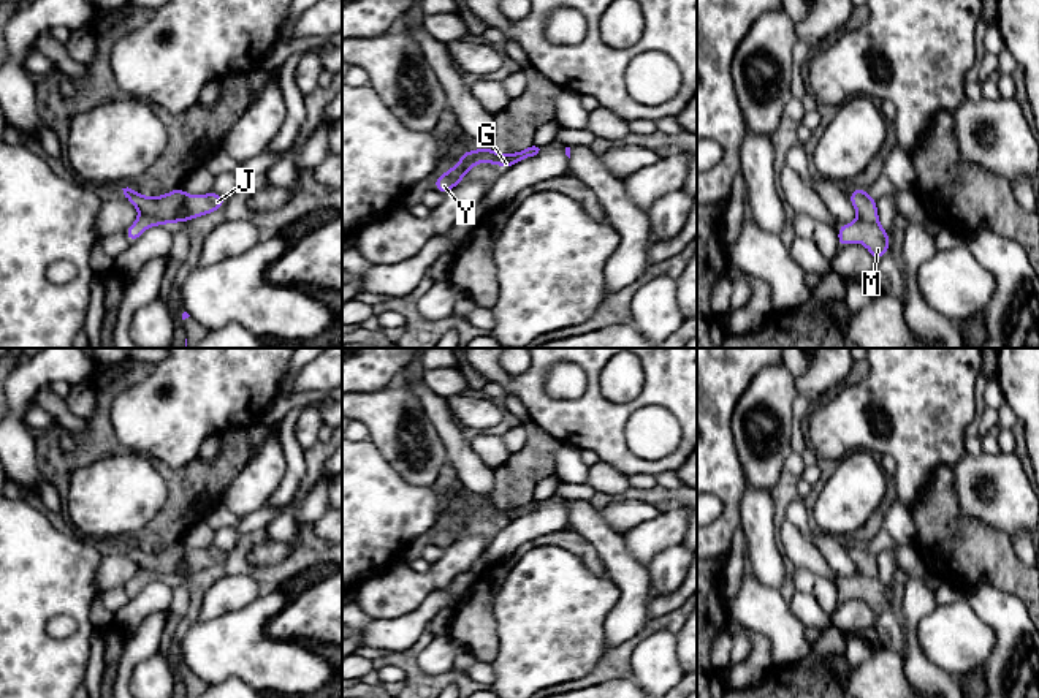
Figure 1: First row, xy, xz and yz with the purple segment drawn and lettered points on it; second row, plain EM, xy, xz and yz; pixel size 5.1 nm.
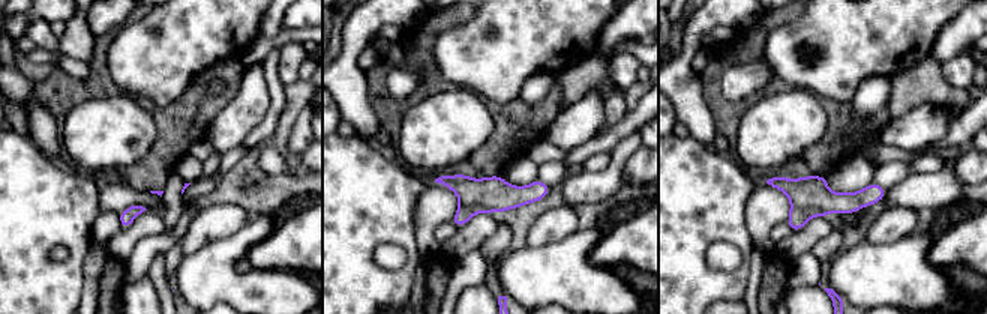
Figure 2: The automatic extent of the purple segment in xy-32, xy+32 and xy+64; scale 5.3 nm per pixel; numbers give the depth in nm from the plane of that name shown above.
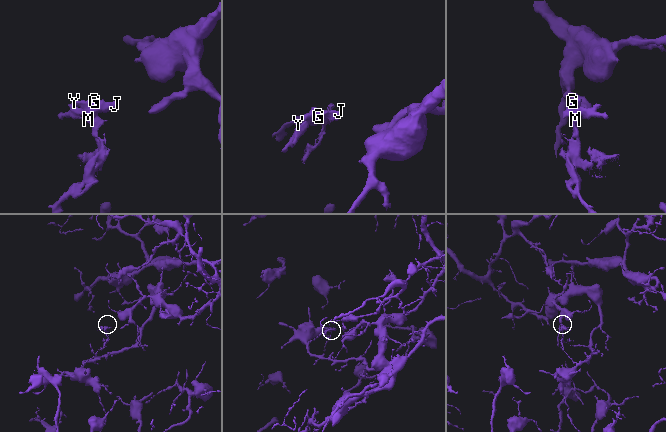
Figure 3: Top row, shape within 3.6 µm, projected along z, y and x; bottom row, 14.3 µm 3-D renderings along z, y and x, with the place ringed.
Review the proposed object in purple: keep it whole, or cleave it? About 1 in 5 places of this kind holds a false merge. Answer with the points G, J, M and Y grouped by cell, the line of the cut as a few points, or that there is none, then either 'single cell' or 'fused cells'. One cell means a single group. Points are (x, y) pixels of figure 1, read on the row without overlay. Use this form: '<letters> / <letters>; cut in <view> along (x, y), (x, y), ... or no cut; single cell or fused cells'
G J M Y; no cut; single cell

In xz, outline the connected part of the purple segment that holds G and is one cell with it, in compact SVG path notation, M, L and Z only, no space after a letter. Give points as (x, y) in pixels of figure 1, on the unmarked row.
M486 500L480 502L478 505L467 505L461 508L456 521L451 521L447 527L439 529L434 537L434 544L443 549L448 548L466 532L467 525L475 522L480 516L510 522L526 513L537 510L539 505L540 503L535 500L507 510L502 510L500 506L496 506Z

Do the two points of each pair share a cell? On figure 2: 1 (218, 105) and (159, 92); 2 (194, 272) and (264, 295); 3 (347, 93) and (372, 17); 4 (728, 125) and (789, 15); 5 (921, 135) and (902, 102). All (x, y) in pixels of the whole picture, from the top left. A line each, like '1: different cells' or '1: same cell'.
1: different cells
2: same cell
3: same cell
4: same cell
5: different cells

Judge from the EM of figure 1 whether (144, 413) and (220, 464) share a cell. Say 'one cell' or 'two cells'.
two cells

